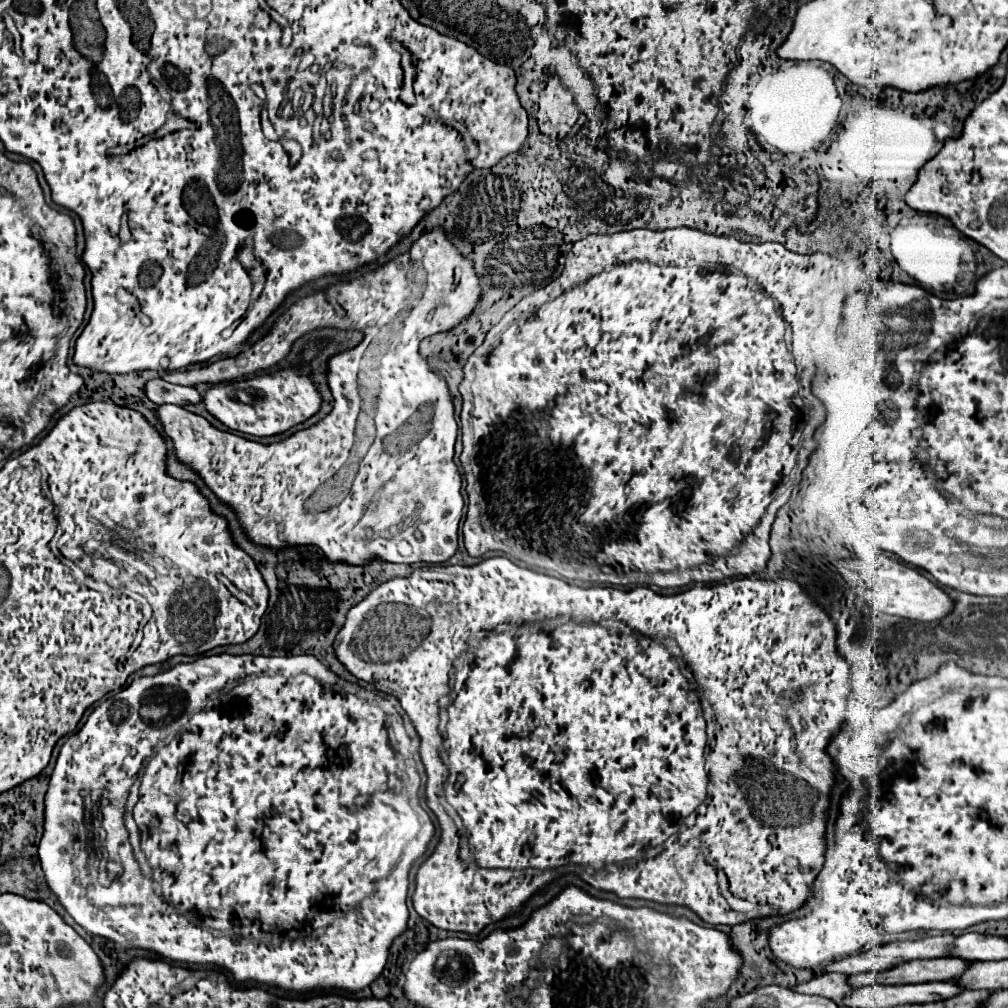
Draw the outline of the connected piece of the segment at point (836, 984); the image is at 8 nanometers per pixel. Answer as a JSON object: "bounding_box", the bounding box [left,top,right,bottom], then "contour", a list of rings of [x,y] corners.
{"bounding_box":[792,974,850,1000],"contour":[[[822,974],[804,984],[796,984],[792,990],[800,992],[800,994],[818,994],[818,996],[824,996],[830,1000],[840,1000],[850,992],[846,978],[848,976],[844,976],[844,974]]]}

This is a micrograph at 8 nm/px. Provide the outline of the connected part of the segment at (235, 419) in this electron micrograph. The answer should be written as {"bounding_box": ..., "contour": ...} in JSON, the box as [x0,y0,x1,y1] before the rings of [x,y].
{"bounding_box":[204,366,322,438],"contour":[[[307,366],[300,368],[282,368],[274,374],[264,376],[250,376],[236,382],[224,382],[212,386],[206,396],[204,404],[206,410],[220,420],[226,428],[244,432],[250,436],[266,438],[284,434],[300,422],[306,422],[314,414],[318,414],[322,406],[322,396],[316,384],[310,380],[310,369]]]}

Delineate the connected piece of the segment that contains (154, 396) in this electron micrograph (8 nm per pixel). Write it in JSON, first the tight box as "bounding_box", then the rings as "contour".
{"bounding_box":[144,378,200,406],"contour":[[[162,378],[148,380],[144,386],[144,392],[146,392],[148,400],[152,400],[158,406],[162,406],[162,404],[184,406],[184,404],[198,404],[200,402],[200,394],[196,392],[196,388],[176,386],[176,384],[162,380]]]}

